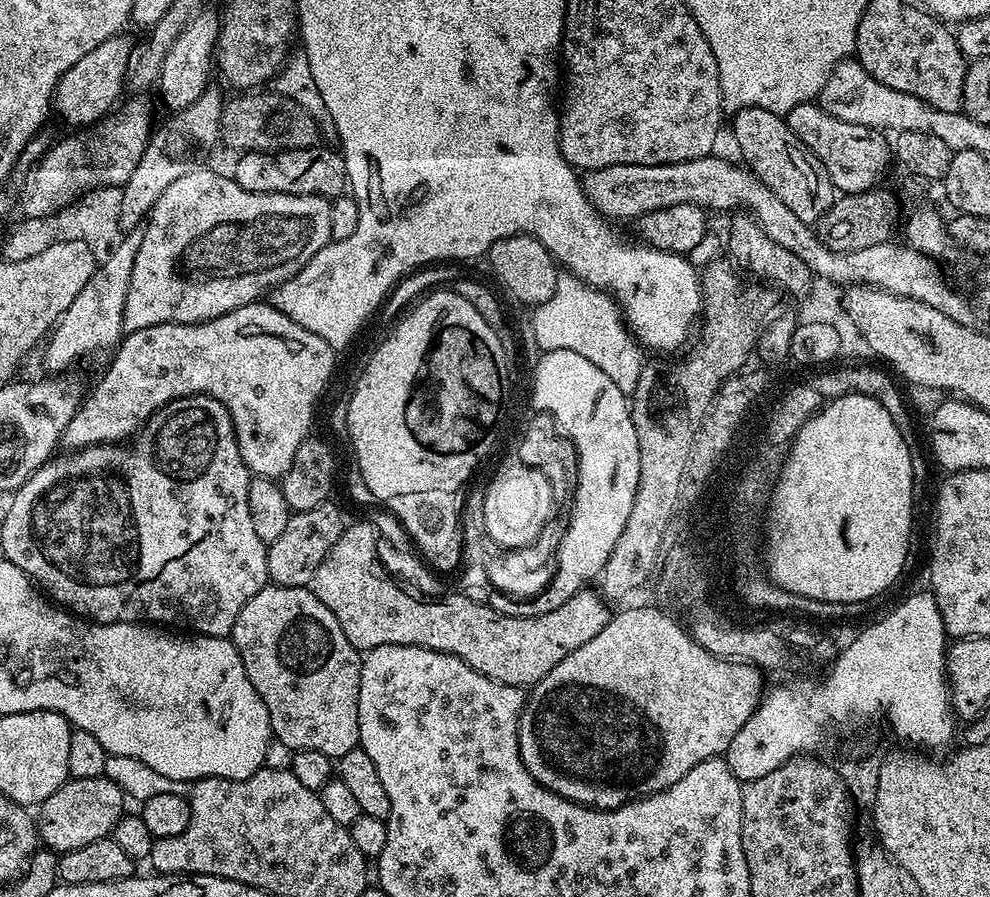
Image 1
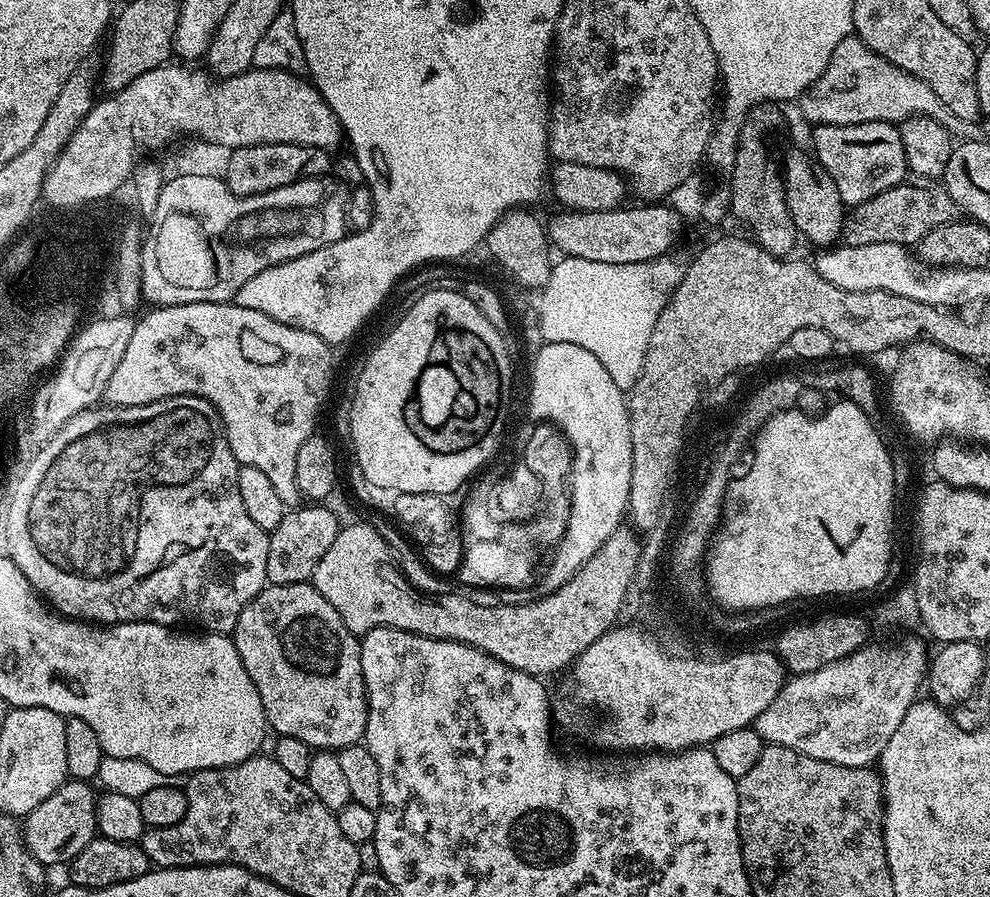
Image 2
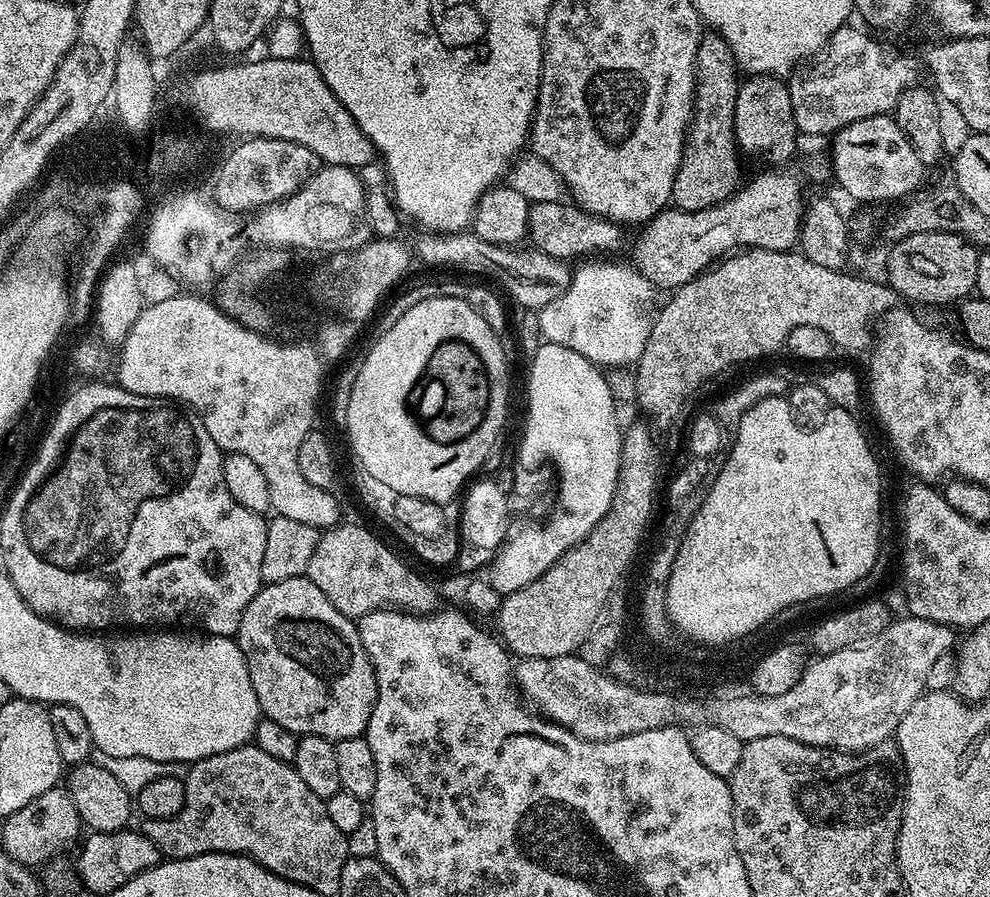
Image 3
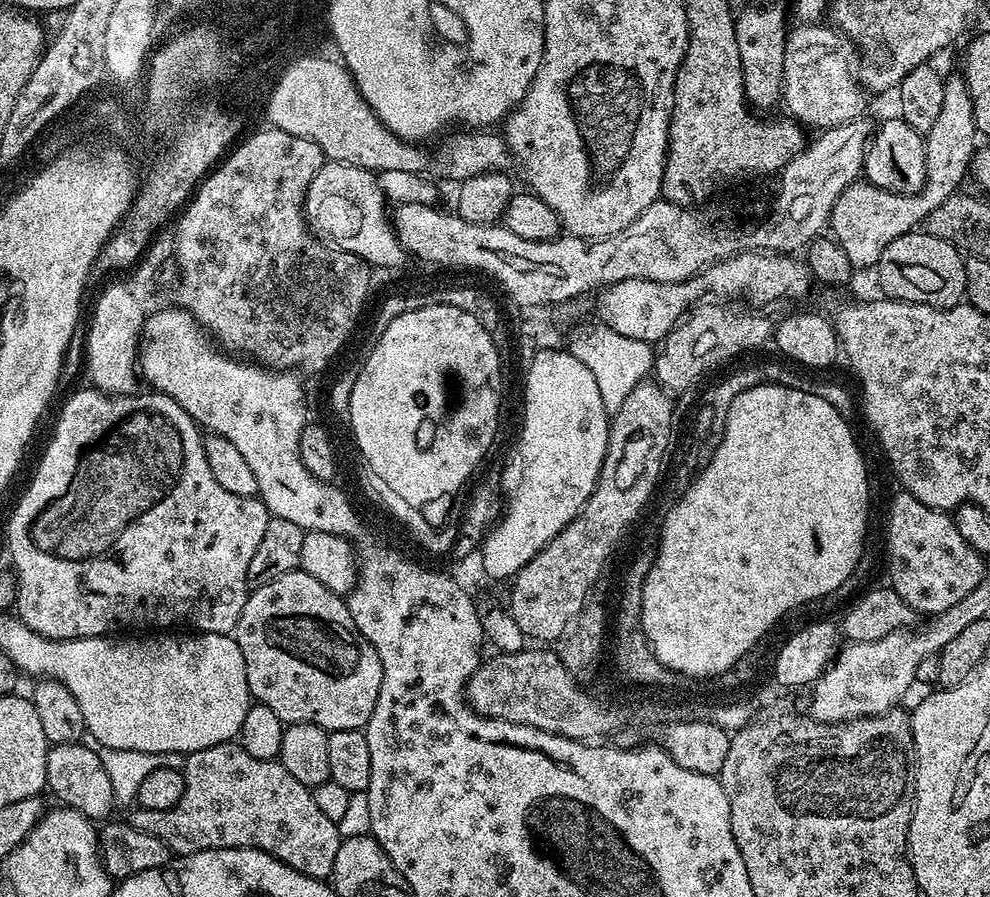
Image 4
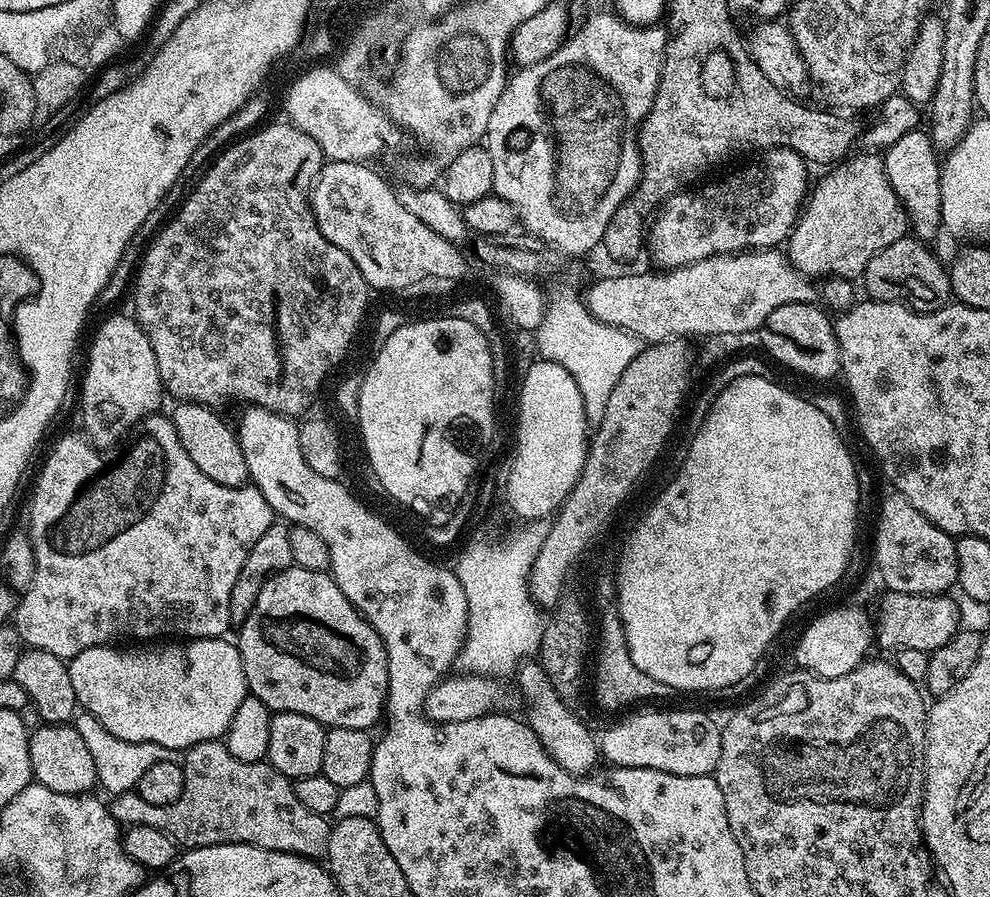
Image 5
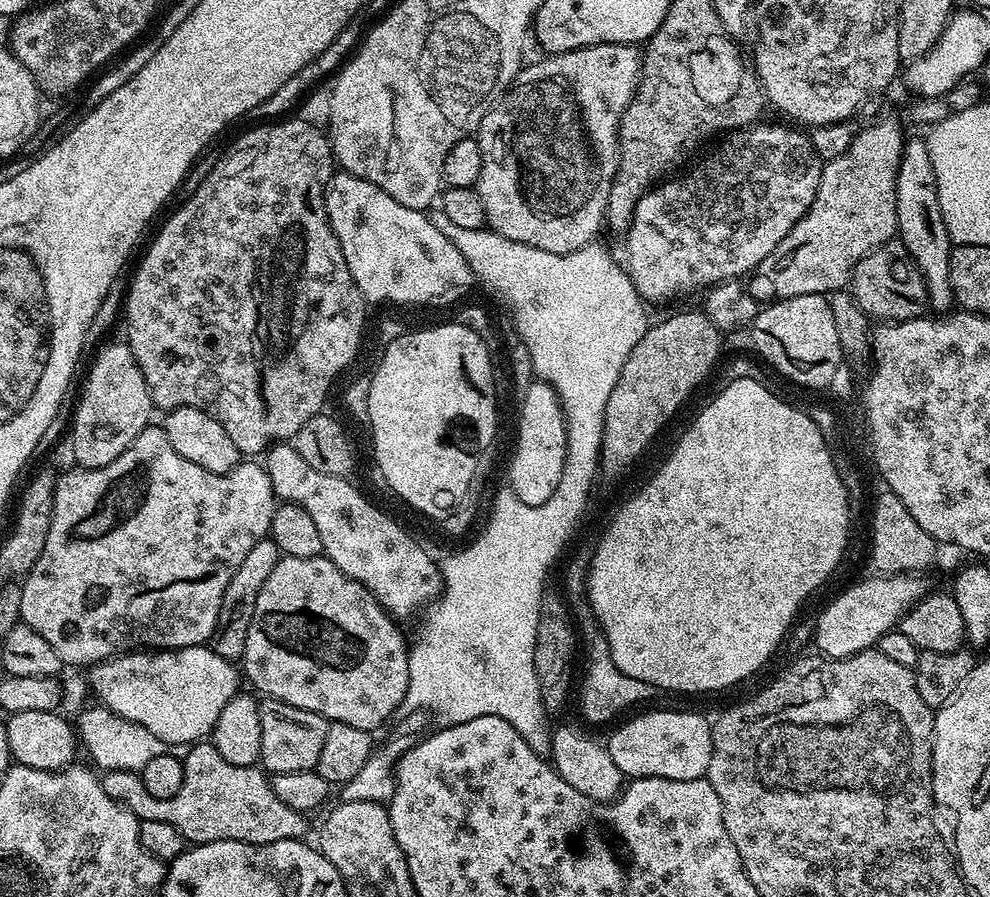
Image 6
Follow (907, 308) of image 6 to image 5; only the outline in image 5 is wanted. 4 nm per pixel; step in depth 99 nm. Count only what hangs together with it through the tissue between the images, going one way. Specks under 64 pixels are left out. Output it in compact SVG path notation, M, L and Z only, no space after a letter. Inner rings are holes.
M915 235L903 236L898 242L890 242L886 250L874 254L866 266L862 283L869 297L882 302L907 304L918 312L933 312L953 299L952 283L948 268L931 252L929 245Z

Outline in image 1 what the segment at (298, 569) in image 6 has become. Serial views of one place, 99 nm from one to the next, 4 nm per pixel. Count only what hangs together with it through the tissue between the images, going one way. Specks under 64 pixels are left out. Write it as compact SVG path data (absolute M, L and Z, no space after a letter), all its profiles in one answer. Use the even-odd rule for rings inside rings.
M269 583L262 590L258 590L258 594L254 594L254 598L250 598L250 602L246 602L246 606L242 606L242 614L238 614L238 618L234 622L230 639L242 658L242 666L246 666L246 674L250 678L250 682L254 682L254 690L258 690L262 702L266 702L266 710L270 714L272 735L277 741L281 740L288 747L288 750L298 748L322 750L322 754L333 758L345 756L350 749L359 745L358 690L360 689L360 661L362 656L357 648L348 641L346 634L342 634L342 626L338 626L338 618L334 618L334 614L329 608L322 606L322 602L313 594L311 587L295 588L294 586Z

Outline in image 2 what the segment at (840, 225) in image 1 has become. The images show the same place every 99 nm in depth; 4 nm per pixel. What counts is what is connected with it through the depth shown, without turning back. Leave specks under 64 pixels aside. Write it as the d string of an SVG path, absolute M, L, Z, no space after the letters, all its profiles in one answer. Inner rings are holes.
M911 182L899 184L866 202L855 205L844 218L843 243L850 246L870 246L870 242L894 242L905 246L916 246L922 238L926 238L926 234L930 234L930 230L943 224L951 224L957 219L958 209L954 198L950 198L950 194L943 186L933 186L928 182L912 183L916 184Z

